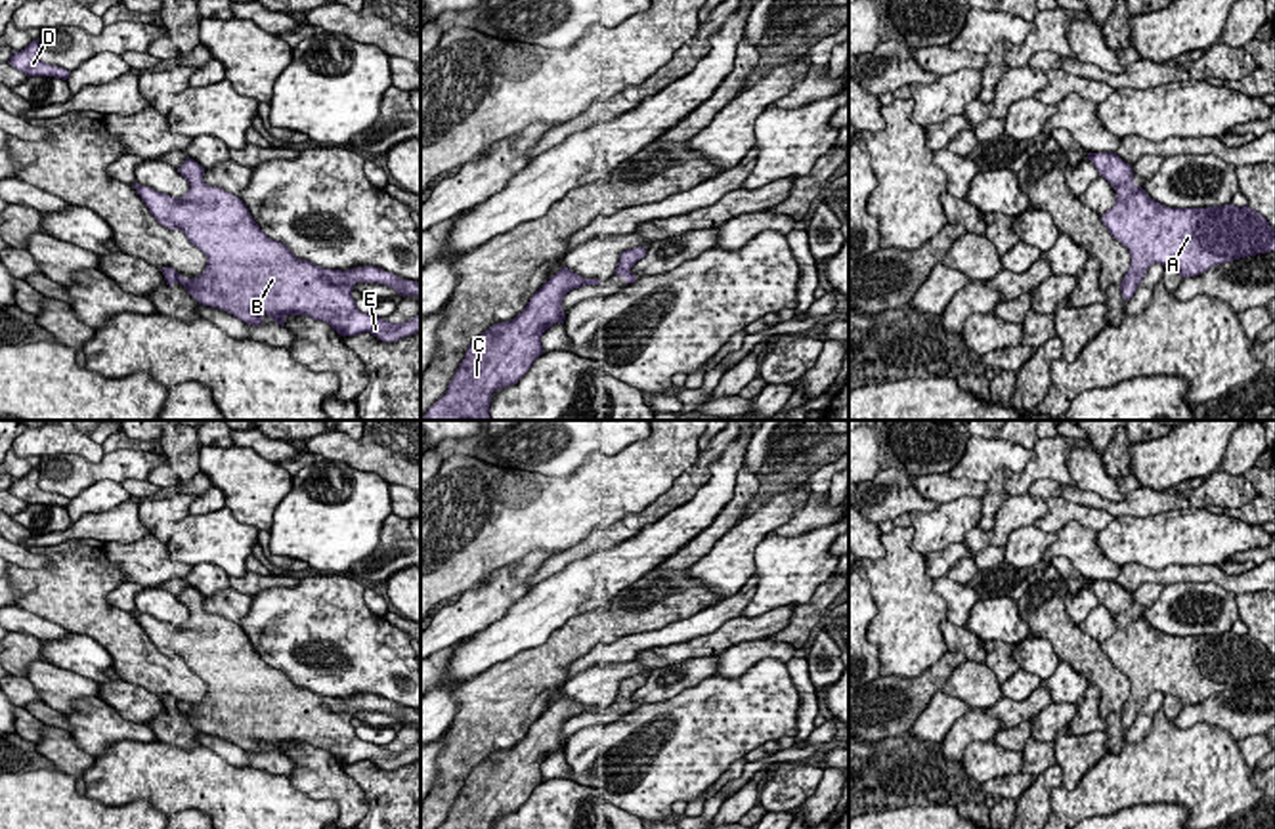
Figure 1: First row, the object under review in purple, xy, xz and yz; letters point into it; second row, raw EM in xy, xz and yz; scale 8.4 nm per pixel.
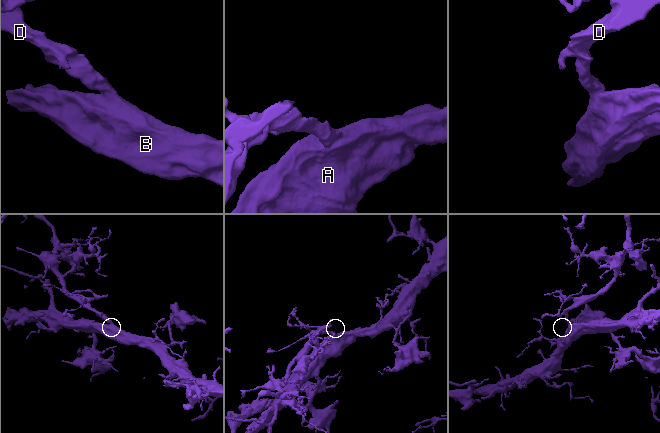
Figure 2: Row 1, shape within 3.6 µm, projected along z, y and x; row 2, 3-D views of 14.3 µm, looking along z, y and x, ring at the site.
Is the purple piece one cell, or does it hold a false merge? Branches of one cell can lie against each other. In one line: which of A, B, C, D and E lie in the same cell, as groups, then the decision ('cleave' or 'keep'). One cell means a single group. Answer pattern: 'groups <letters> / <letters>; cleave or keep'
groups A B C D E; keep

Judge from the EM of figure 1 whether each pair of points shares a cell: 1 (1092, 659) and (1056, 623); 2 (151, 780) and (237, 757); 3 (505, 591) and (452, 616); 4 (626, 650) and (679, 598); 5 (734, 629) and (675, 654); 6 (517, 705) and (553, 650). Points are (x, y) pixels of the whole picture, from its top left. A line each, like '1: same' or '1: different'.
1: same
2: different
3: same
4: different
5: same
6: same

